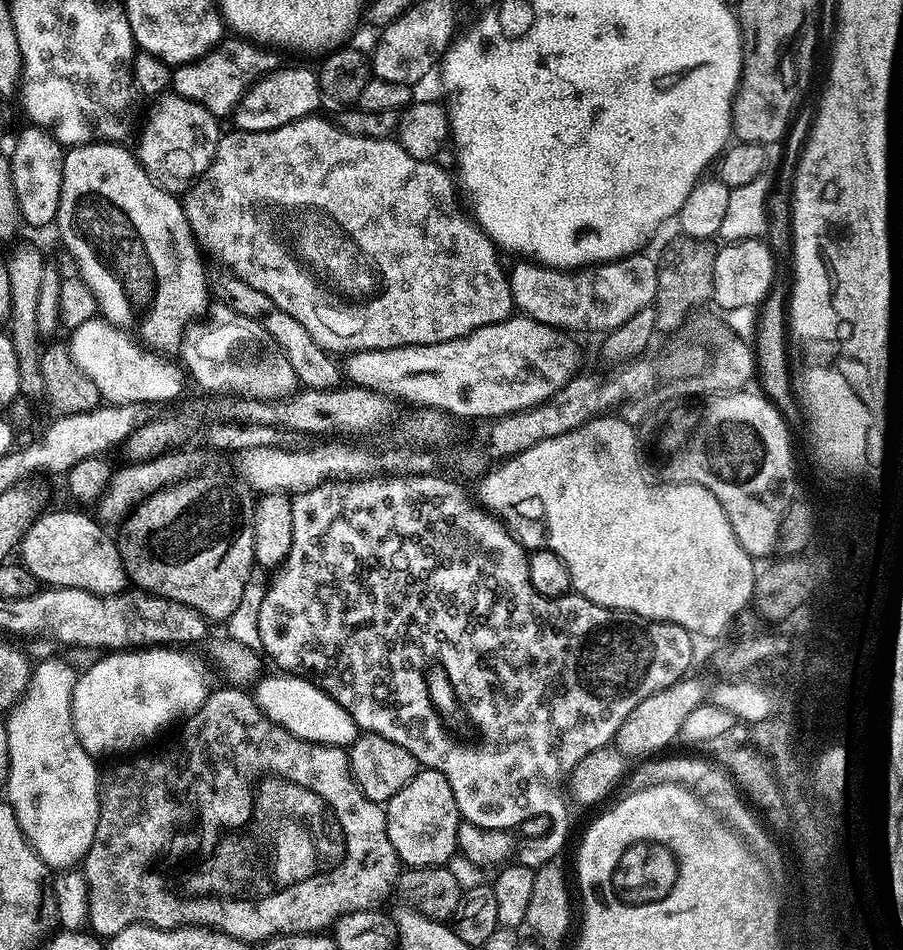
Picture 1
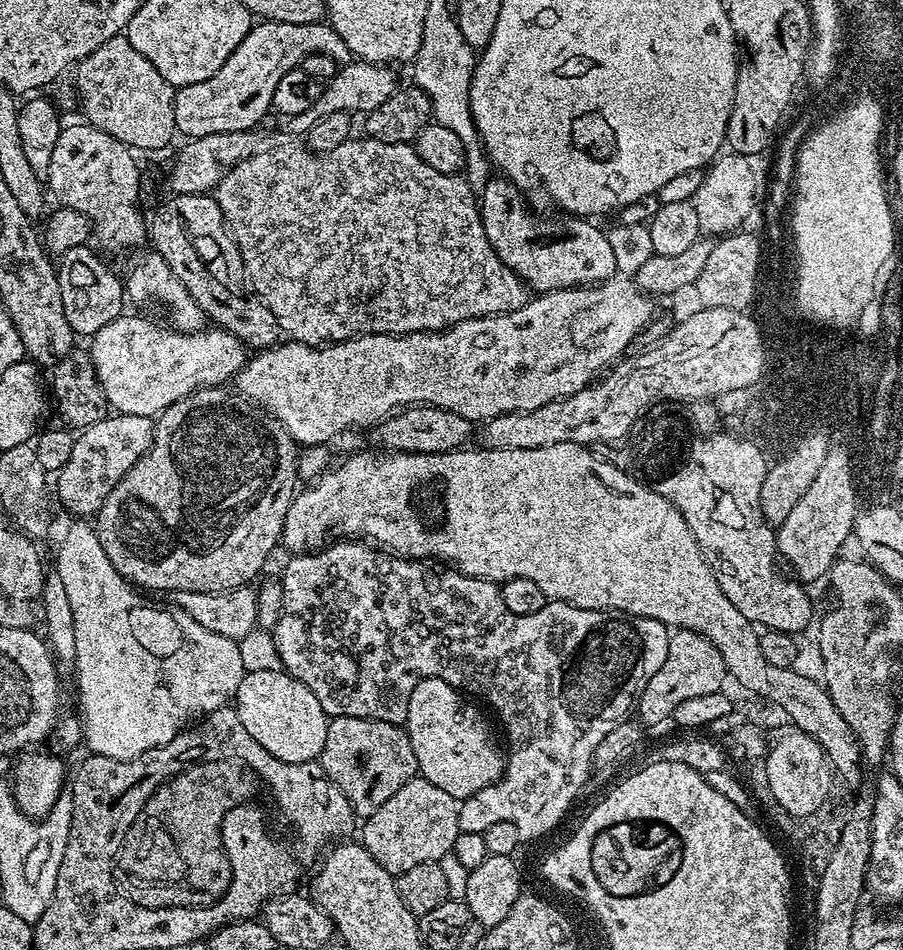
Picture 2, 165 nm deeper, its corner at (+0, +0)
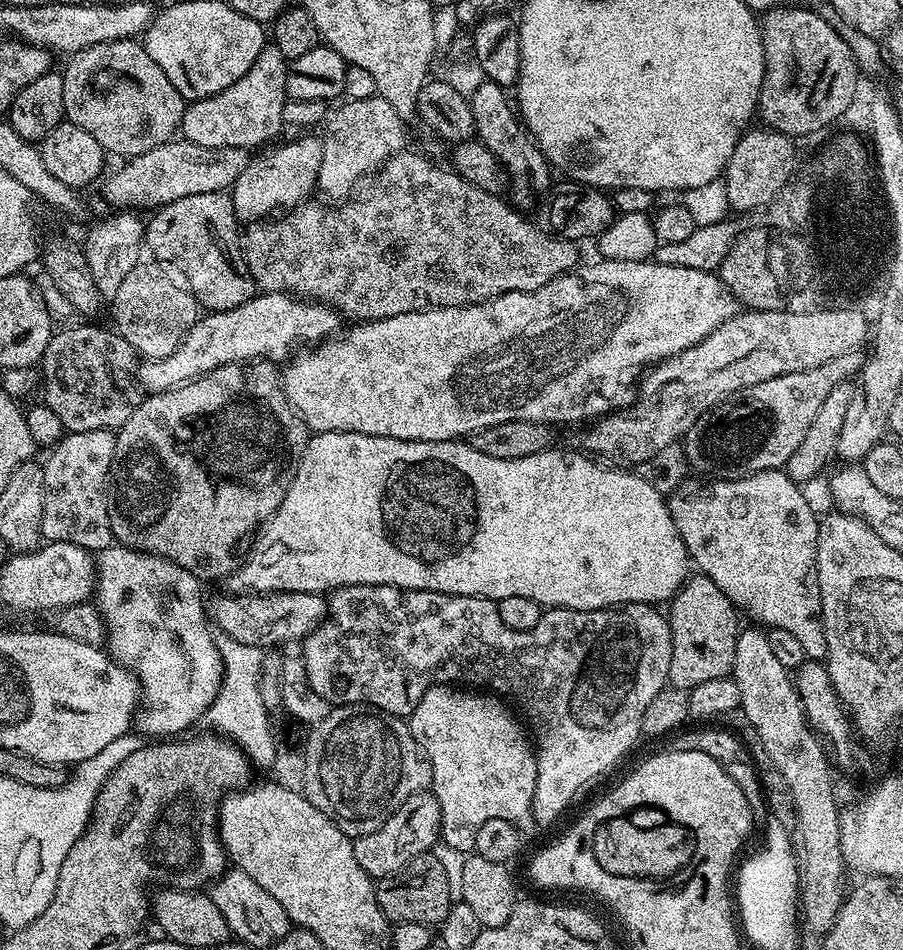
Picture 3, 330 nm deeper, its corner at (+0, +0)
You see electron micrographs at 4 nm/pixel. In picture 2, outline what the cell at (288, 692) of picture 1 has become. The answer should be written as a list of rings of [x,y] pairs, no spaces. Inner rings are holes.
[[[251,669],[245,673],[234,697],[234,707],[246,732],[263,749],[282,762],[319,759],[326,744],[329,717],[313,691],[283,670]]]

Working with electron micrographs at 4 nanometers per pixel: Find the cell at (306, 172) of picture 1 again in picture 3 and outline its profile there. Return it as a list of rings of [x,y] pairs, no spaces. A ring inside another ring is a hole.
[[[405,150],[397,156],[391,156],[384,163],[383,168],[375,173],[375,180],[376,185],[373,186],[372,193],[365,200],[352,198],[347,202],[340,202],[332,206],[336,208],[323,208],[320,204],[304,202],[275,218],[253,223],[249,227],[252,229],[249,230],[248,237],[244,240],[244,260],[248,263],[246,271],[256,283],[257,289],[261,293],[286,292],[290,296],[299,296],[318,304],[327,304],[328,307],[336,309],[341,317],[348,319],[349,316],[349,321],[363,322],[394,318],[394,314],[410,314],[411,312],[421,312],[427,308],[461,308],[471,304],[481,304],[507,292],[533,292],[546,286],[546,282],[558,278],[564,272],[571,272],[581,263],[582,257],[580,257],[579,250],[576,249],[579,248],[577,241],[563,240],[541,232],[531,219],[523,220],[519,216],[521,213],[507,199],[490,194],[486,190],[478,190],[478,186],[470,186],[470,182],[466,182],[455,172],[451,170],[443,172],[442,169],[431,164],[426,157],[419,156],[416,152]]]

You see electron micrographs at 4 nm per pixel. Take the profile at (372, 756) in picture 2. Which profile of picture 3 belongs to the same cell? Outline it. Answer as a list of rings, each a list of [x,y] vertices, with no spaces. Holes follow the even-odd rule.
[[[342,704],[328,711],[322,722],[311,725],[309,732],[312,733],[304,744],[304,797],[348,836],[365,836],[378,830],[382,822],[386,822],[386,818],[406,802],[406,798],[425,791],[431,785],[432,767],[407,723],[381,708]]]

